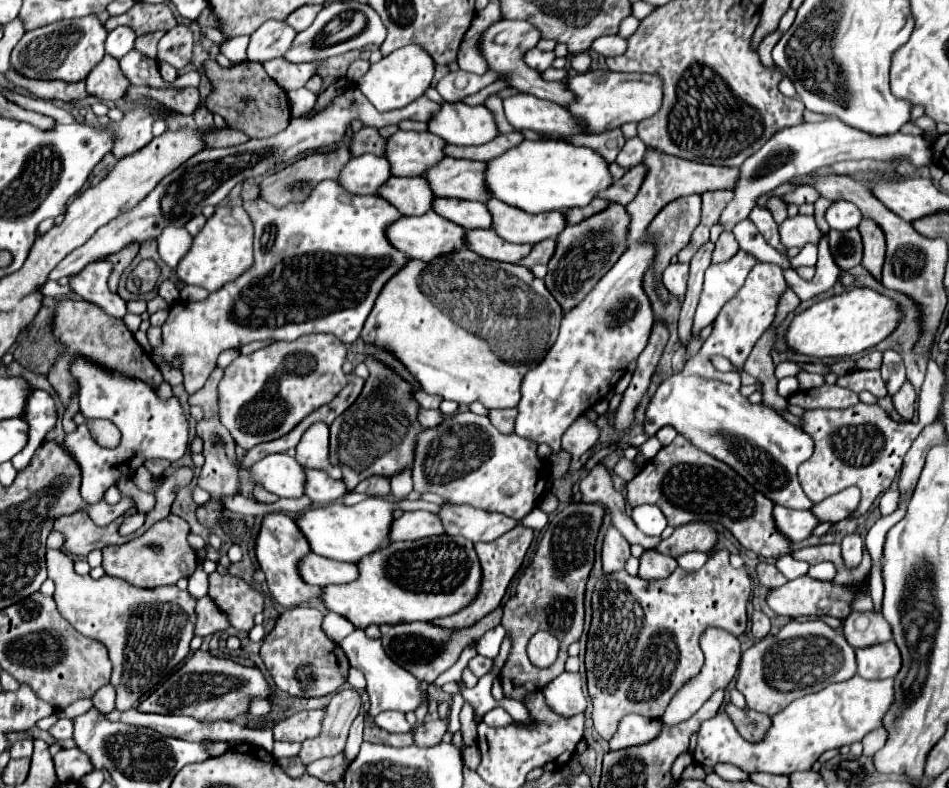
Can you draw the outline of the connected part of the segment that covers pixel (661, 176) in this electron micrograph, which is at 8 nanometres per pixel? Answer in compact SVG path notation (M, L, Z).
M647 149L643 165L647 167L647 175L645 175L645 179L641 183L641 189L635 195L635 199L627 205L627 213L631 215L631 233L629 233L631 241L639 239L647 231L649 223L655 219L655 215L667 203L671 203L671 201L675 201L679 197L693 195L693 193L715 191L715 189L733 189L735 177L739 177L739 169L735 169L735 167L703 165L703 163L687 161L687 159L681 159L681 157L665 155L665 153L653 151L653 149Z

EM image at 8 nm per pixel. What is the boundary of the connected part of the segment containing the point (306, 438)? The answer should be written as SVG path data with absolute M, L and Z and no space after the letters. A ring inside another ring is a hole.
M321 421L313 423L297 445L297 457L303 467L325 469L333 479L341 479L339 467L329 465L329 427Z

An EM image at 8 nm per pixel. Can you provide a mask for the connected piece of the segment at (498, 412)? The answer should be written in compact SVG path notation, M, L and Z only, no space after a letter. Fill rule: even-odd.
M489 409L489 421L499 427L503 433L513 433L513 421L515 421L517 409Z

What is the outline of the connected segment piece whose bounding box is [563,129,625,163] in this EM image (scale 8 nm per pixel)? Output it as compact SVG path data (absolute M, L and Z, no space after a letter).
M621 129L603 133L603 135L569 135L563 141L573 143L577 147L589 147L589 149L597 151L607 163L615 161L615 155L621 151L621 143L625 143Z

